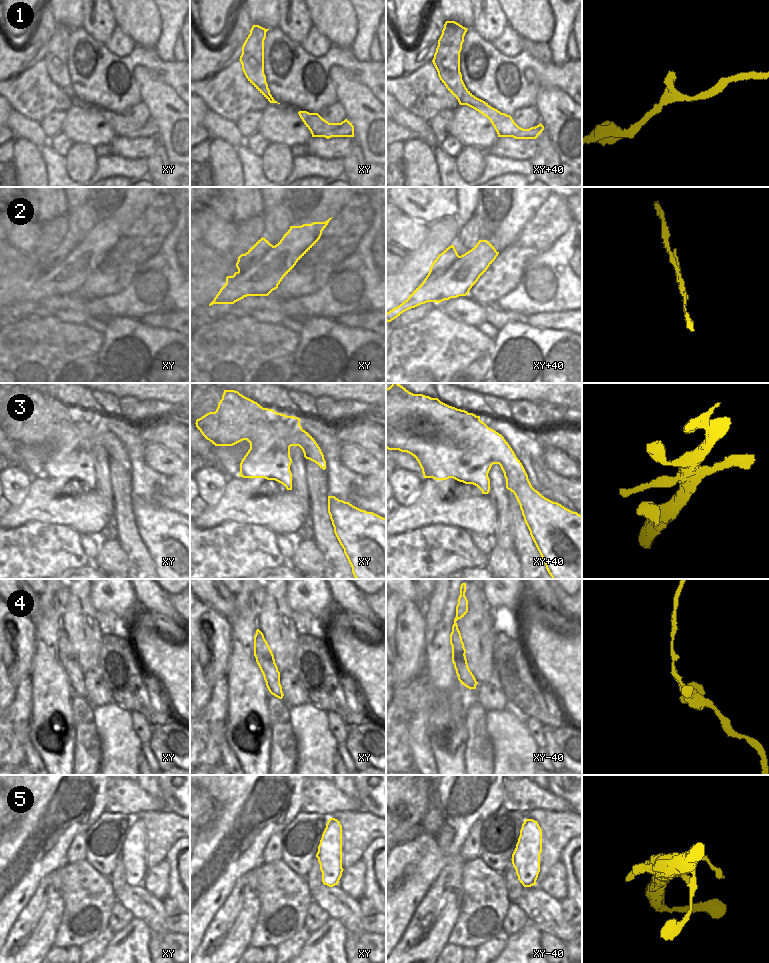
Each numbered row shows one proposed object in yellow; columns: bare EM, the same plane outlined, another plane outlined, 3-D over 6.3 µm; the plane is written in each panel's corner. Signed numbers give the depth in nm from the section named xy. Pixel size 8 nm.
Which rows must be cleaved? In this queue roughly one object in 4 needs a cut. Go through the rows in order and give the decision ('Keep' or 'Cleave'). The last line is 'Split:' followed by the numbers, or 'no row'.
1: Keep
2: Cleave
3: Keep
4: Keep
5: Keep
Split: 2.

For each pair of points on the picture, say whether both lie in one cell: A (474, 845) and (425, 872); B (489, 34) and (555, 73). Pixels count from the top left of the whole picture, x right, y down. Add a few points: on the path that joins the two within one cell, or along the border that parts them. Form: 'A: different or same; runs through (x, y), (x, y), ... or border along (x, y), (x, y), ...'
A: different; border along (469, 832), (458, 853)
B: different; border along (472, 28), (491, 43)

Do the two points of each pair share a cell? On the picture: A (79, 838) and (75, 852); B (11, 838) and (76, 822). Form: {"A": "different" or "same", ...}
{"A": "same", "B": "same"}

